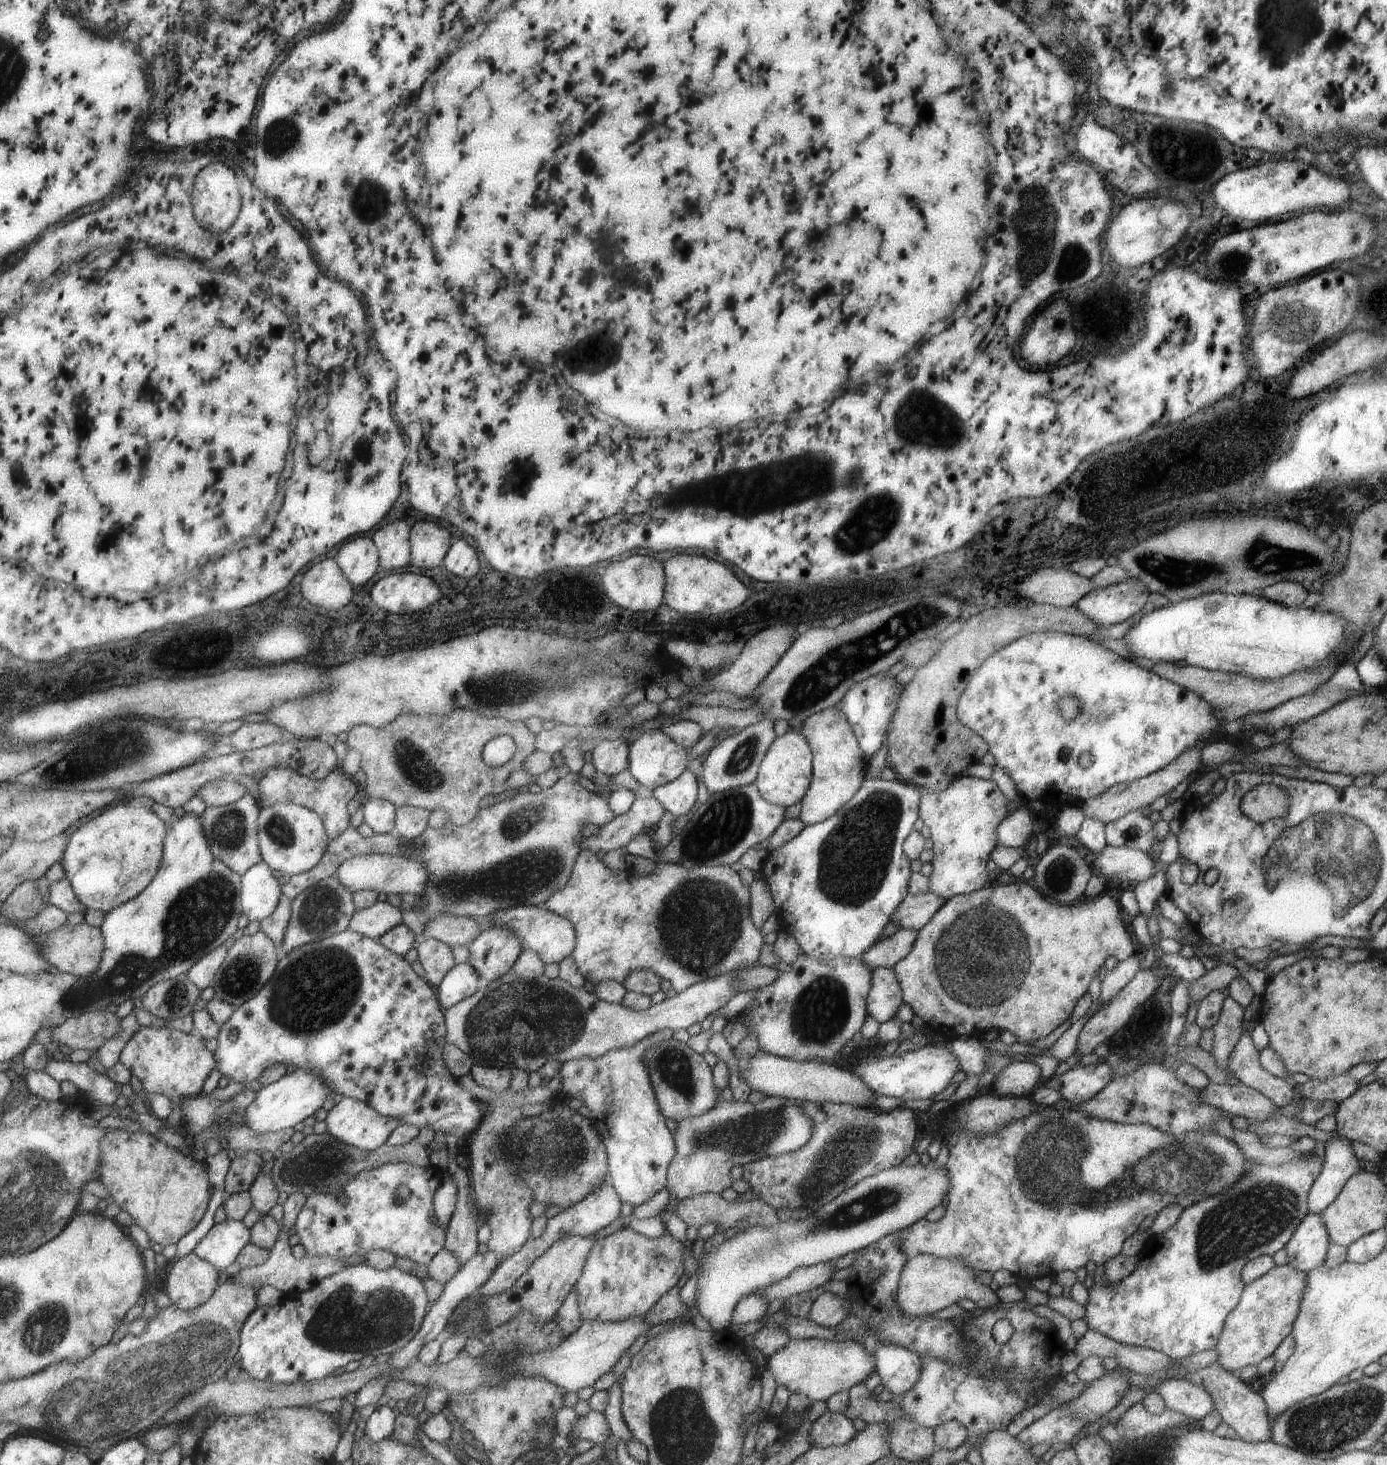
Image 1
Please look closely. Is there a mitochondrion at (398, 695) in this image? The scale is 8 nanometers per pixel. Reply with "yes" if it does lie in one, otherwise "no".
no

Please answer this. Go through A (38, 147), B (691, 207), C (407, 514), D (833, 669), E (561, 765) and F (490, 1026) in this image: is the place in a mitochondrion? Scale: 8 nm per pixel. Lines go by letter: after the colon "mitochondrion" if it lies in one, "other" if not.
A: other
B: other
C: other
D: mitochondrion
E: other
F: mitochondrion

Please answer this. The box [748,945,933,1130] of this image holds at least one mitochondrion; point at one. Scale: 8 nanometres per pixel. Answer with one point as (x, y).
(820, 1012)

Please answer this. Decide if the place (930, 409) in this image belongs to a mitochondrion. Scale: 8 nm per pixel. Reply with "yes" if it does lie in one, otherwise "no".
no

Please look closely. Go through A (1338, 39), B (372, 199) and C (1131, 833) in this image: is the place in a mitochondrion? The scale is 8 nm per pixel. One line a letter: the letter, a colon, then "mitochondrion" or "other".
A: other
B: mitochondrion
C: mitochondrion

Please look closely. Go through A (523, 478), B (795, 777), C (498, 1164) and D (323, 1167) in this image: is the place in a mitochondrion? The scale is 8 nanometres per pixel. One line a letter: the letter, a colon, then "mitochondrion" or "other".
A: other
B: other
C: mitochondrion
D: mitochondrion

